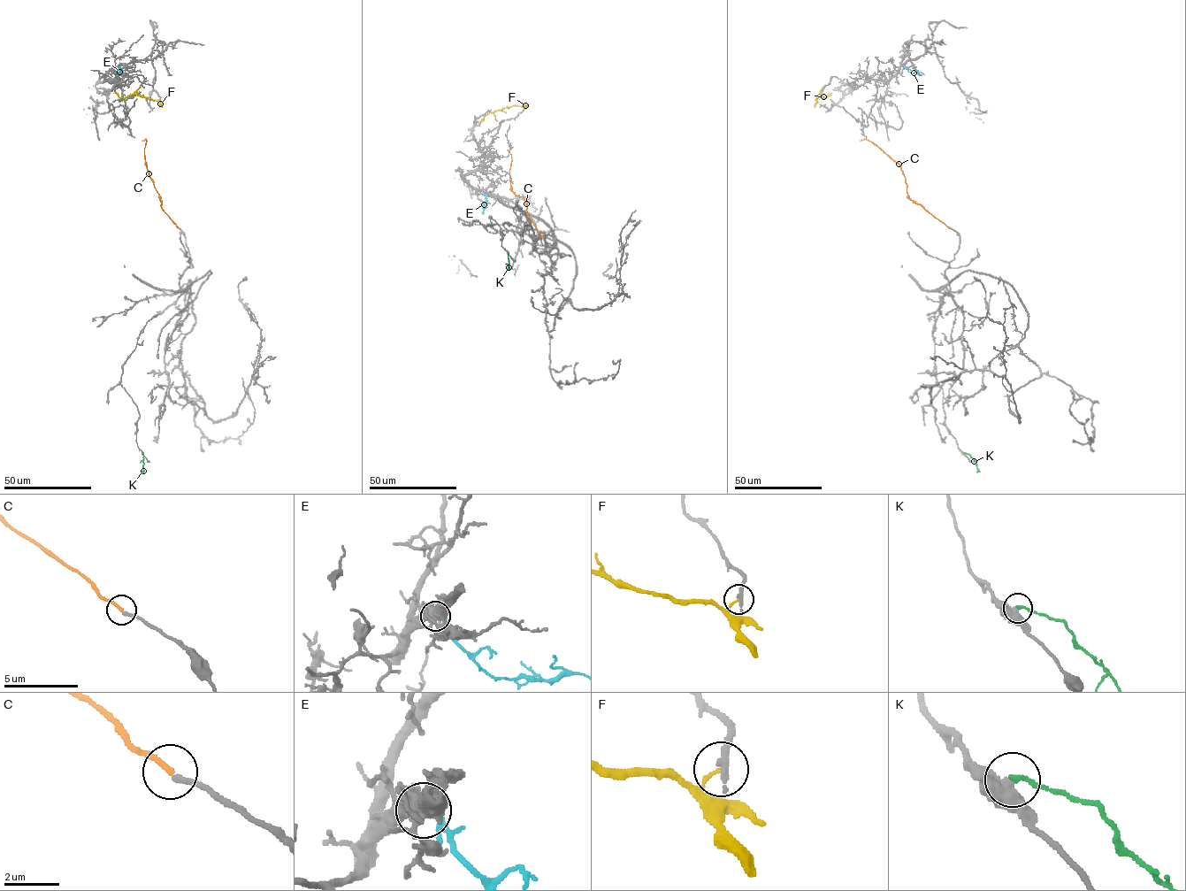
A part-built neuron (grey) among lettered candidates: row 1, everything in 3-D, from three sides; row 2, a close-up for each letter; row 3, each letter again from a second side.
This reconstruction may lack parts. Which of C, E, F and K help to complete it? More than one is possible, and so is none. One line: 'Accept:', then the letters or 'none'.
Accept: C, E

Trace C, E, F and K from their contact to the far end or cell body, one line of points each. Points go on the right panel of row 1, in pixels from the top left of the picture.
C: (948, 227), (908, 196), (900, 166), (869, 141), (860, 140)
E: (903, 65), (910, 72), (923, 74)
F: (817, 100), (820, 94), (822, 98), (832, 93)
K: (964, 453), (975, 461), (976, 472)

